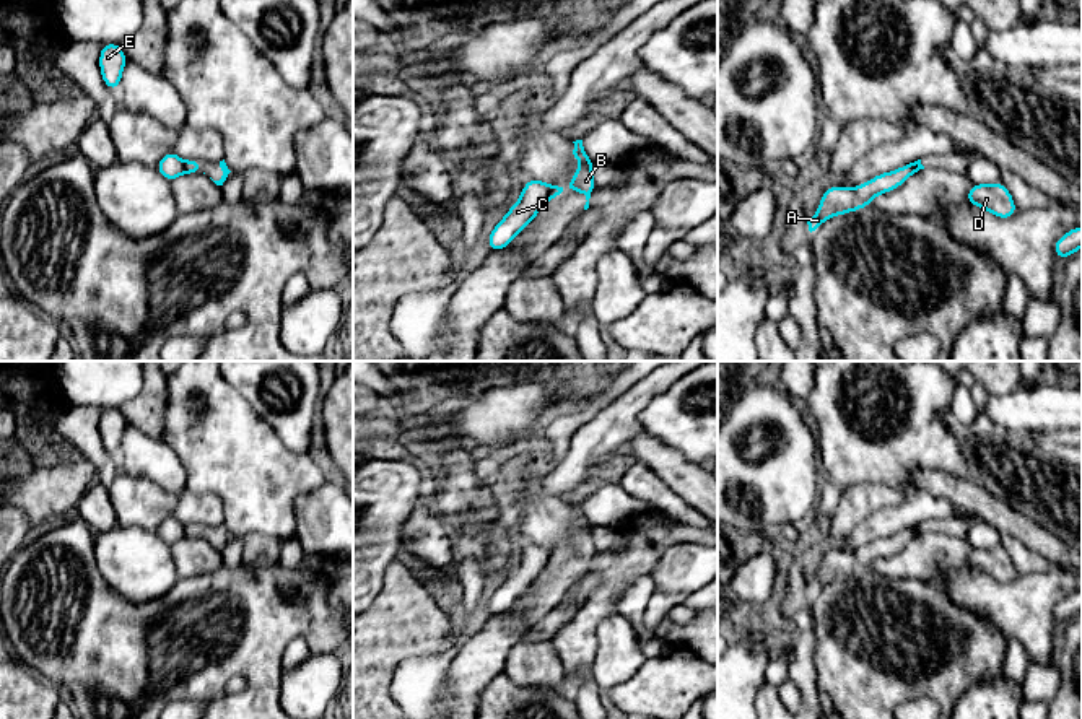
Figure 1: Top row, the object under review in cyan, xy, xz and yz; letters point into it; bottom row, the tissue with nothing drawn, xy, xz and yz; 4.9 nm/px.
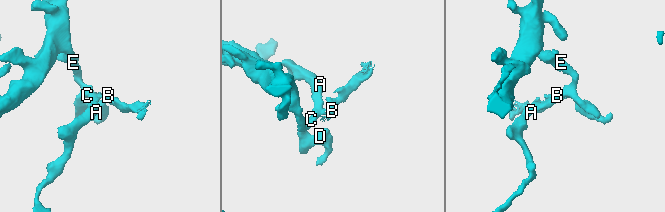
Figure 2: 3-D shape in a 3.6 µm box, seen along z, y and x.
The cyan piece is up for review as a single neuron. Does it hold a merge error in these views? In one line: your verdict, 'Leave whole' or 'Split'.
Split

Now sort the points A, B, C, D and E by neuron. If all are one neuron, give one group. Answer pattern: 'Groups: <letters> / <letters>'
Groups: A C D E / B

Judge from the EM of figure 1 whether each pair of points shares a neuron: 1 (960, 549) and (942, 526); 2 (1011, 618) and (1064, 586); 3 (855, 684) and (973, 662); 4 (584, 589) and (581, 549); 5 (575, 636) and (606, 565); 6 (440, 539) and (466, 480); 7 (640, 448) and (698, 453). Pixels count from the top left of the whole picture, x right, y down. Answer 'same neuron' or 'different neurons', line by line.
1: different neurons
2: same neuron
3: same neuron
4: different neurons
5: same neuron
6: different neurons
7: different neurons

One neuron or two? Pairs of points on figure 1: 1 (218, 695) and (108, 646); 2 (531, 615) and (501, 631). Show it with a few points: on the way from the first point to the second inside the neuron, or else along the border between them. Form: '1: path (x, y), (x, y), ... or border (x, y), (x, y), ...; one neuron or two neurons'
1: path (191, 667), (178, 654), (135, 654); one neuron
2: border (529, 591), (506, 615), (526, 631); two neurons

